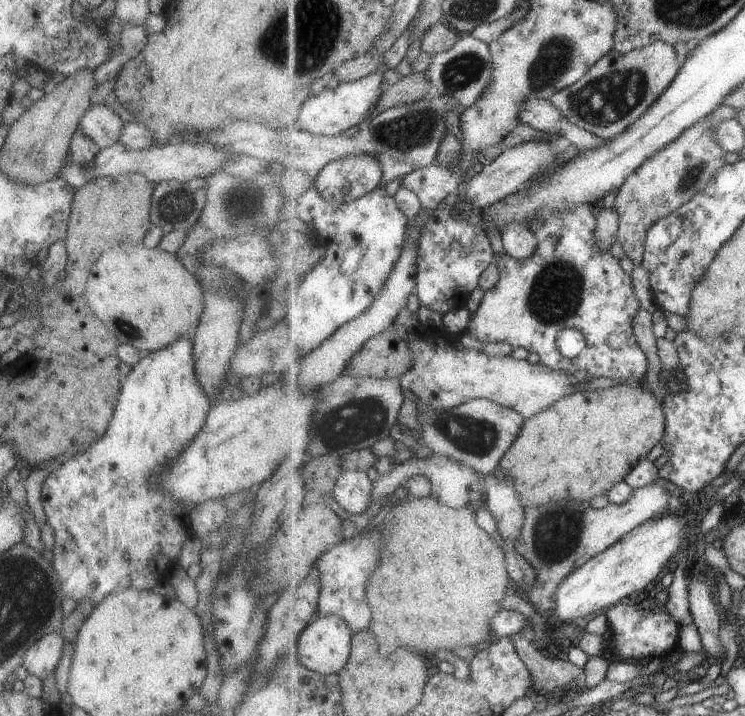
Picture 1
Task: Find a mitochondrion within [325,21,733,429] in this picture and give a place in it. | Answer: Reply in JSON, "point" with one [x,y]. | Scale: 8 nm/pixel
{"point":[605,101]}

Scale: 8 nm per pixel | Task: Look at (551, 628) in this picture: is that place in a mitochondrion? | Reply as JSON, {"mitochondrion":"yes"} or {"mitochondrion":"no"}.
{"mitochondrion":"no"}

